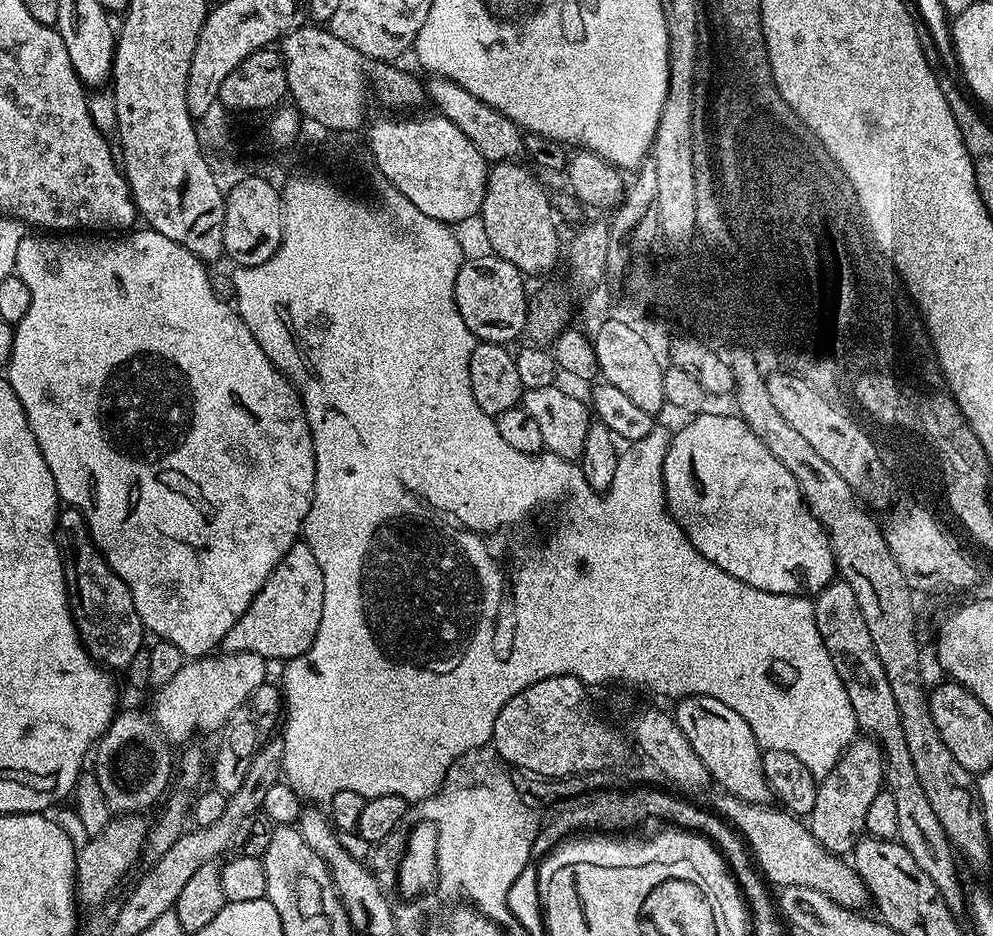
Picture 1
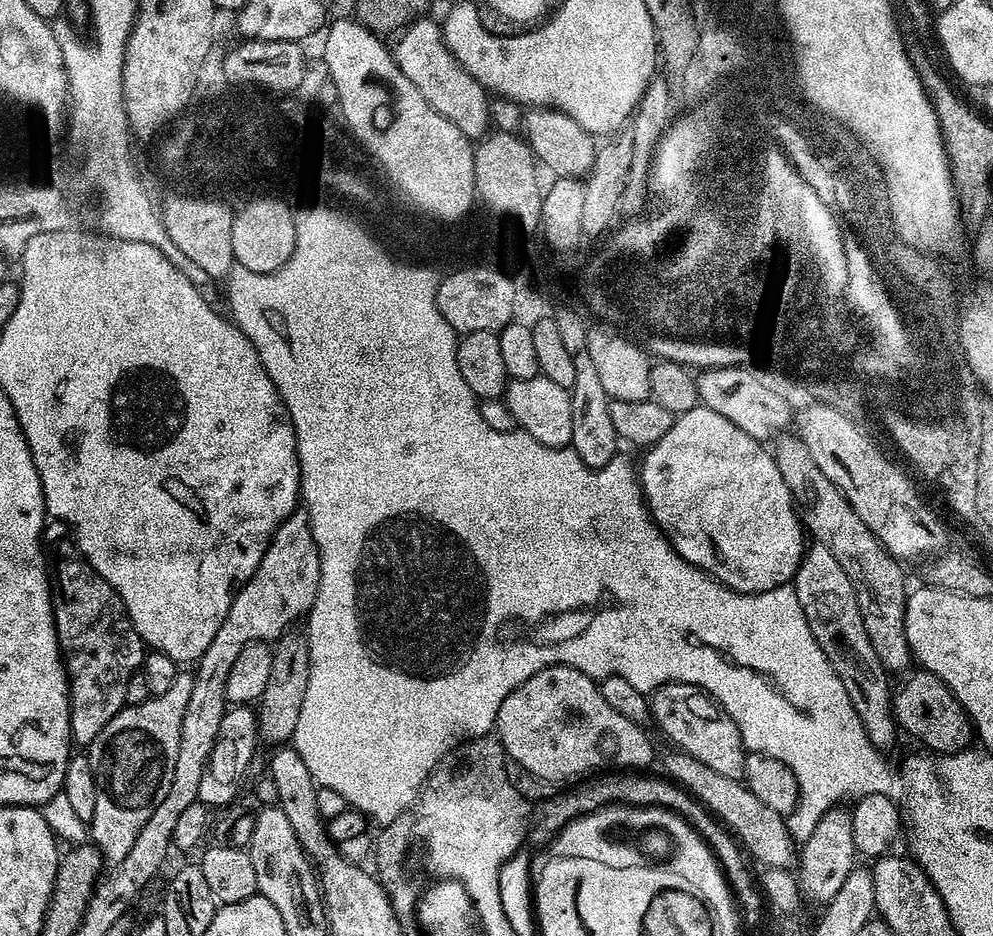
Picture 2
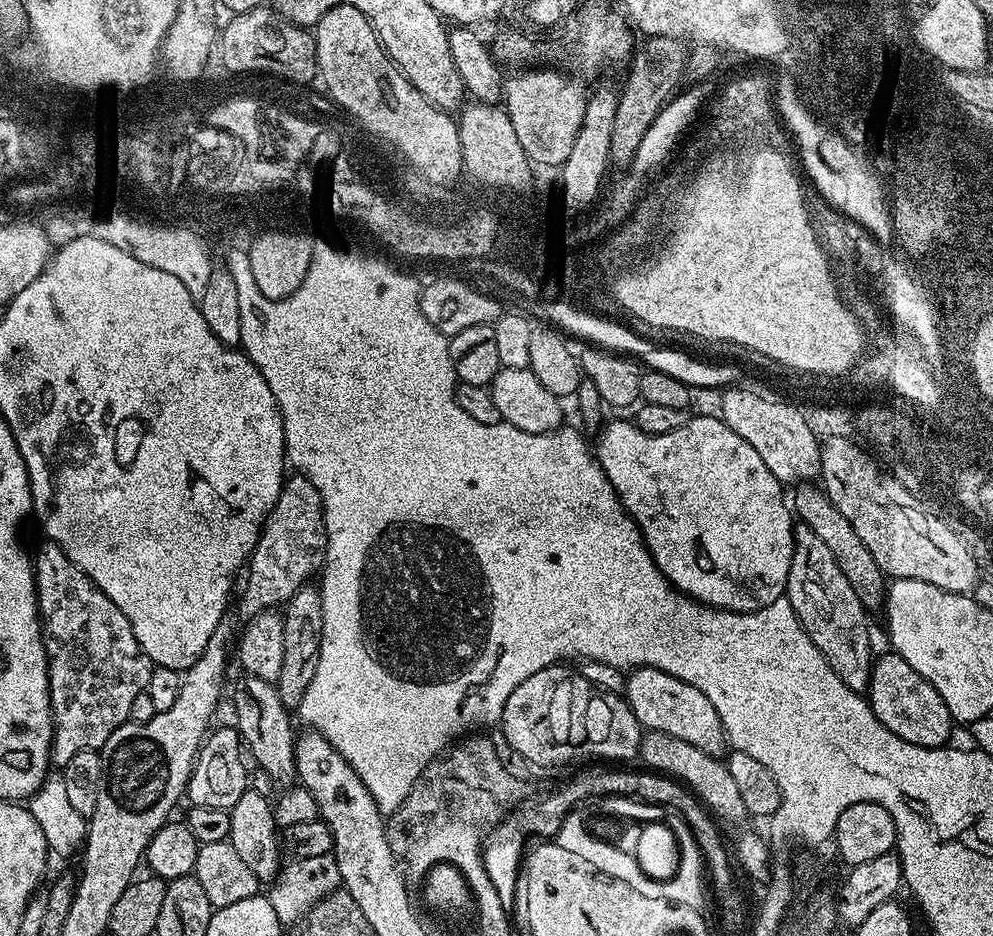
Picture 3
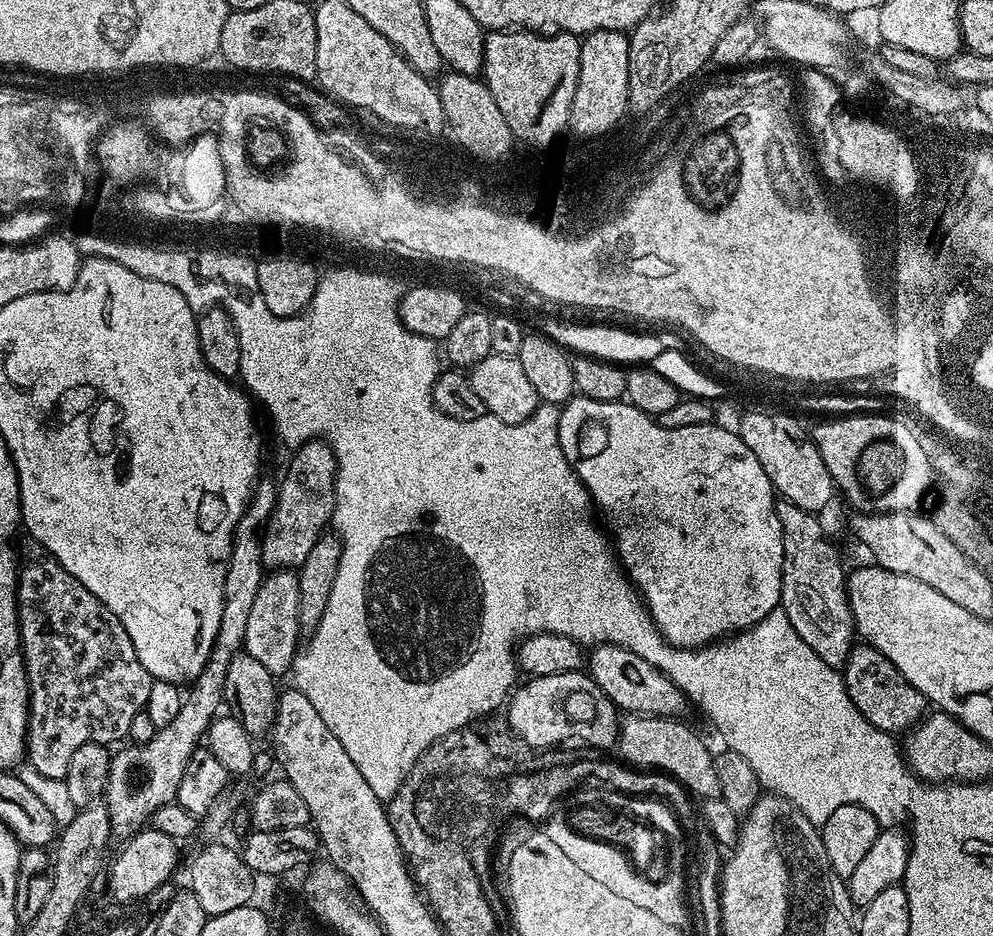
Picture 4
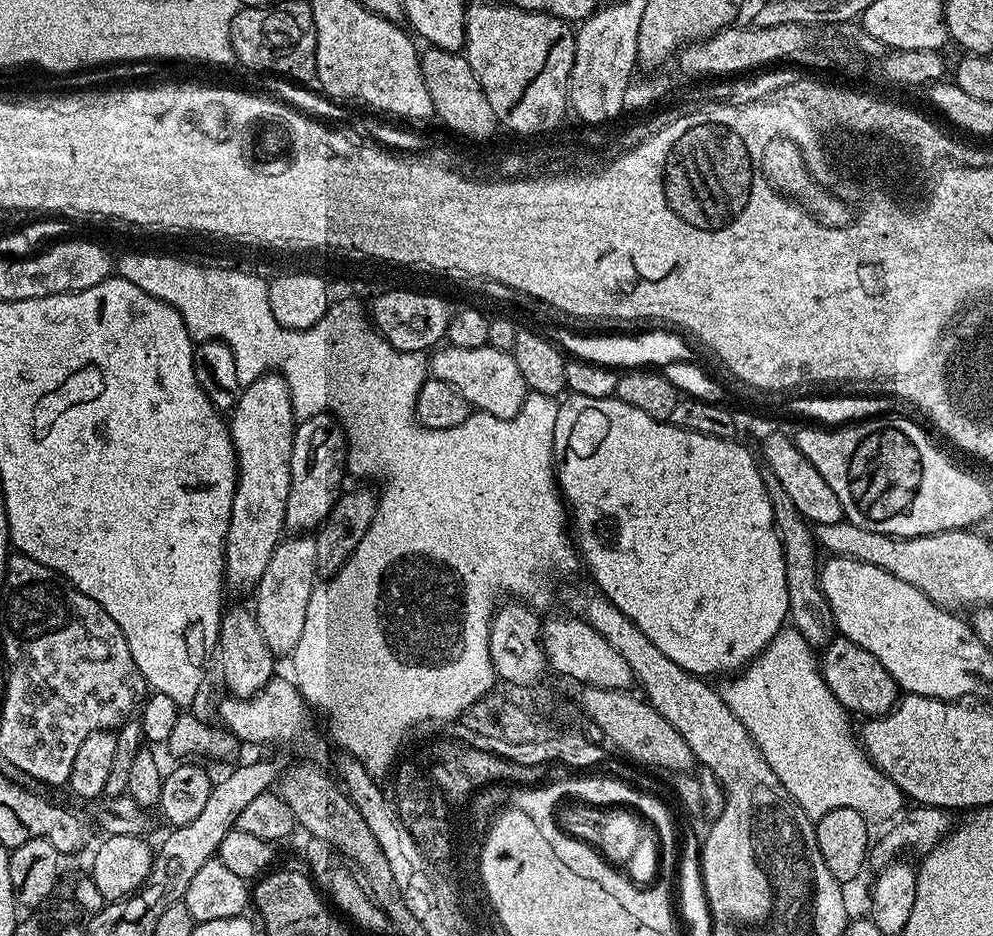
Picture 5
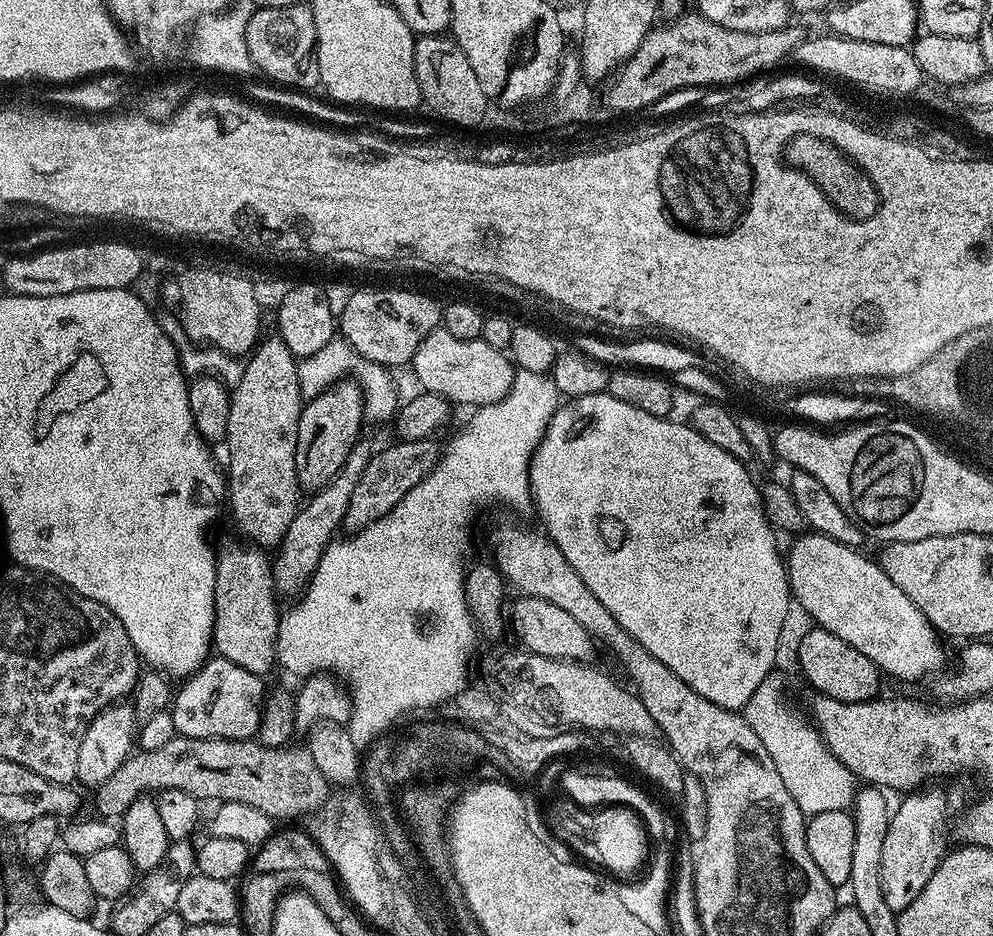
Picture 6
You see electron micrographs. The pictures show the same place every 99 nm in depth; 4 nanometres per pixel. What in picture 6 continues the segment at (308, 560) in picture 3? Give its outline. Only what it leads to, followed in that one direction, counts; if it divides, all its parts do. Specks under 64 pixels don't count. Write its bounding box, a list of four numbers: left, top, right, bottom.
[296,378,366,489]

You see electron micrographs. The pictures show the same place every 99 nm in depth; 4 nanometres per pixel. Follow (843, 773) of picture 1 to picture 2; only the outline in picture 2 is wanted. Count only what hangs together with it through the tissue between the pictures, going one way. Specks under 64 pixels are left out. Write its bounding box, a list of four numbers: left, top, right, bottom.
[798,807,858,904]

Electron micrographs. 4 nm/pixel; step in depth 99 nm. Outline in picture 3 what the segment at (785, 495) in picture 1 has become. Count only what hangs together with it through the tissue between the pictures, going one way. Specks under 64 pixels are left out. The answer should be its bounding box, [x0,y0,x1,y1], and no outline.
[594,414,795,612]

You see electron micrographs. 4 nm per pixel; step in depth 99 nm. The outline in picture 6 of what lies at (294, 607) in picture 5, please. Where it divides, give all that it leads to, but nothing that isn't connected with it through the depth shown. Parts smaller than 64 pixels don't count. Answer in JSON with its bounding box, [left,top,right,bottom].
[272,442,374,597]

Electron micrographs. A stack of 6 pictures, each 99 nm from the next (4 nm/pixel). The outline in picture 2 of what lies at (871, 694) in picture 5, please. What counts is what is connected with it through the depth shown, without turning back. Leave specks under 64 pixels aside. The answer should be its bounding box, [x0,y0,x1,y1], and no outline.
[892,670,974,753]

